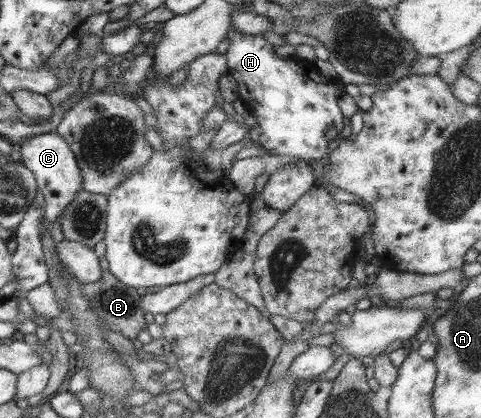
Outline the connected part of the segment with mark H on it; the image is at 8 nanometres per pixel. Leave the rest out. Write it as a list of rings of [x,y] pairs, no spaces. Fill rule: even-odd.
[[[230,27],[226,30],[225,39],[228,49],[225,53],[227,73],[238,83],[238,99],[244,103],[251,118],[257,123],[249,131],[250,139],[264,148],[265,153],[273,156],[288,156],[308,162],[310,159],[319,160],[327,151],[328,143],[344,126],[342,114],[338,108],[338,97],[342,95],[342,84],[335,78],[324,77],[314,63],[304,63],[295,58],[279,59],[273,45],[266,42],[260,34],[248,35]]]

